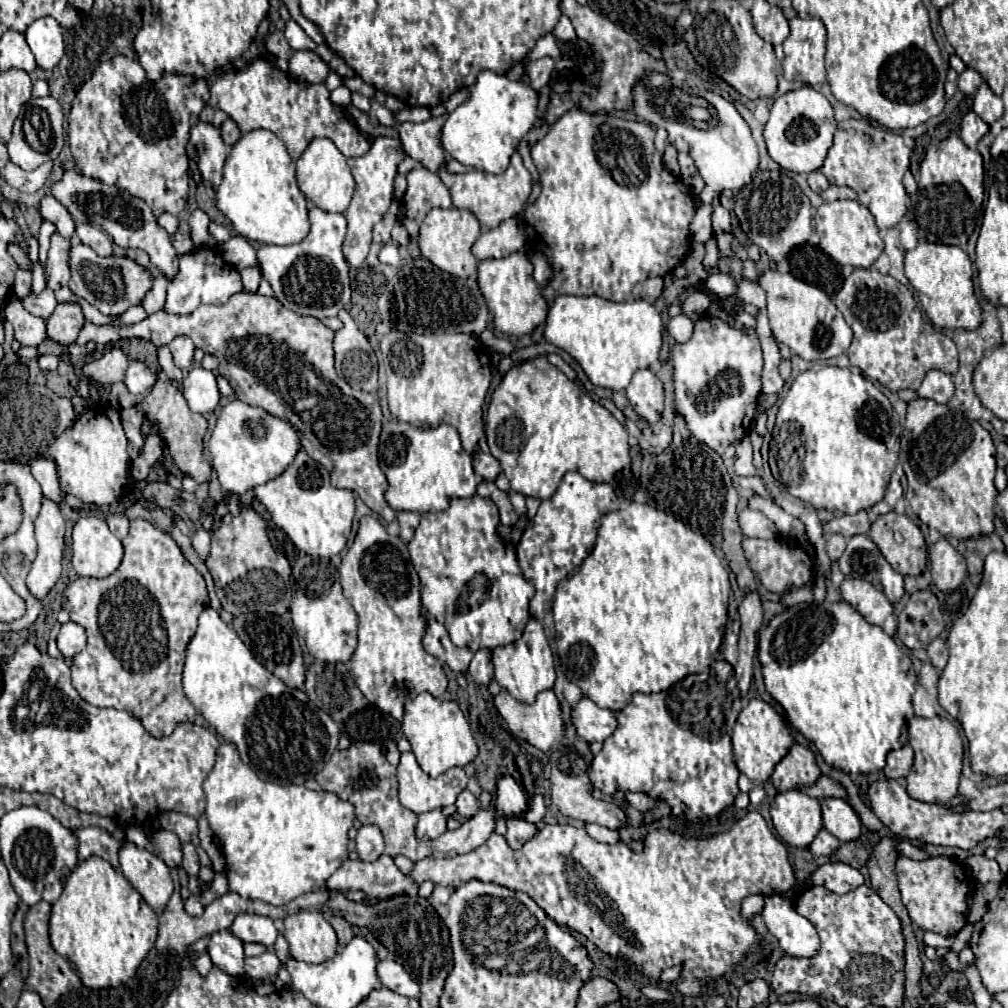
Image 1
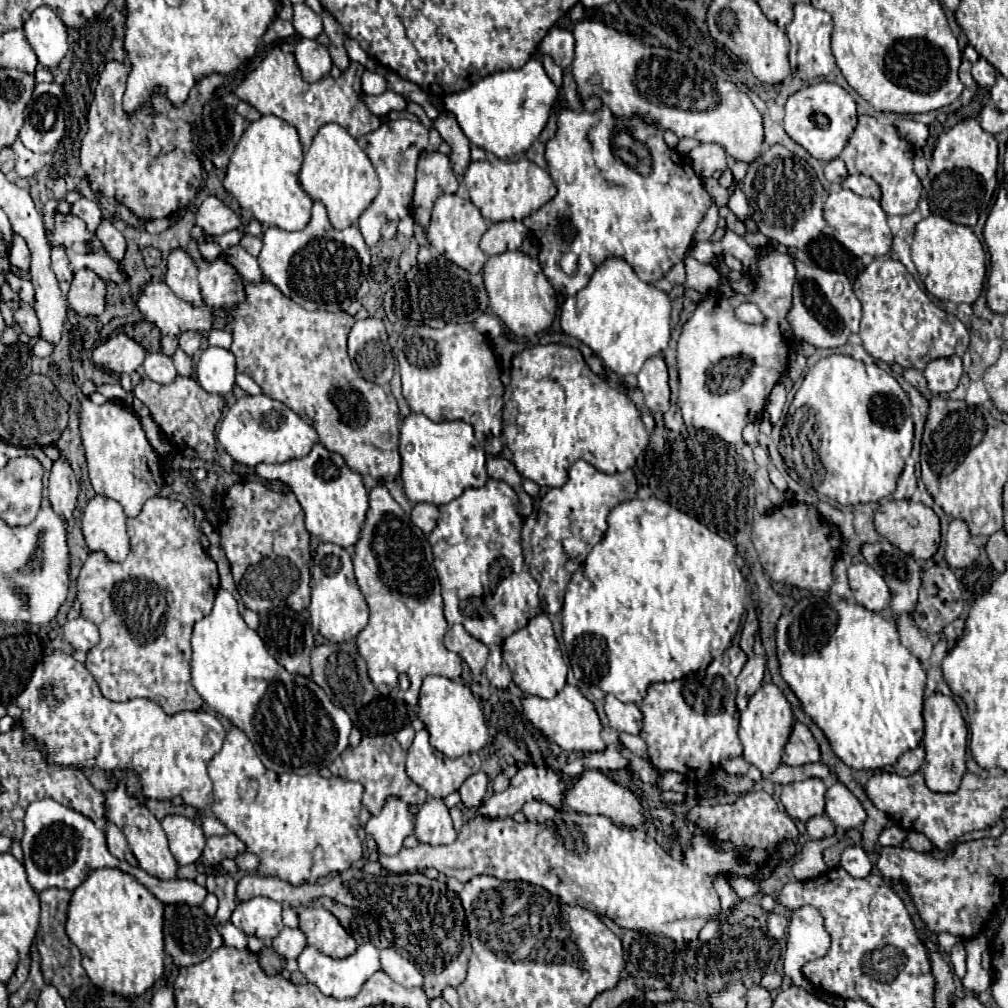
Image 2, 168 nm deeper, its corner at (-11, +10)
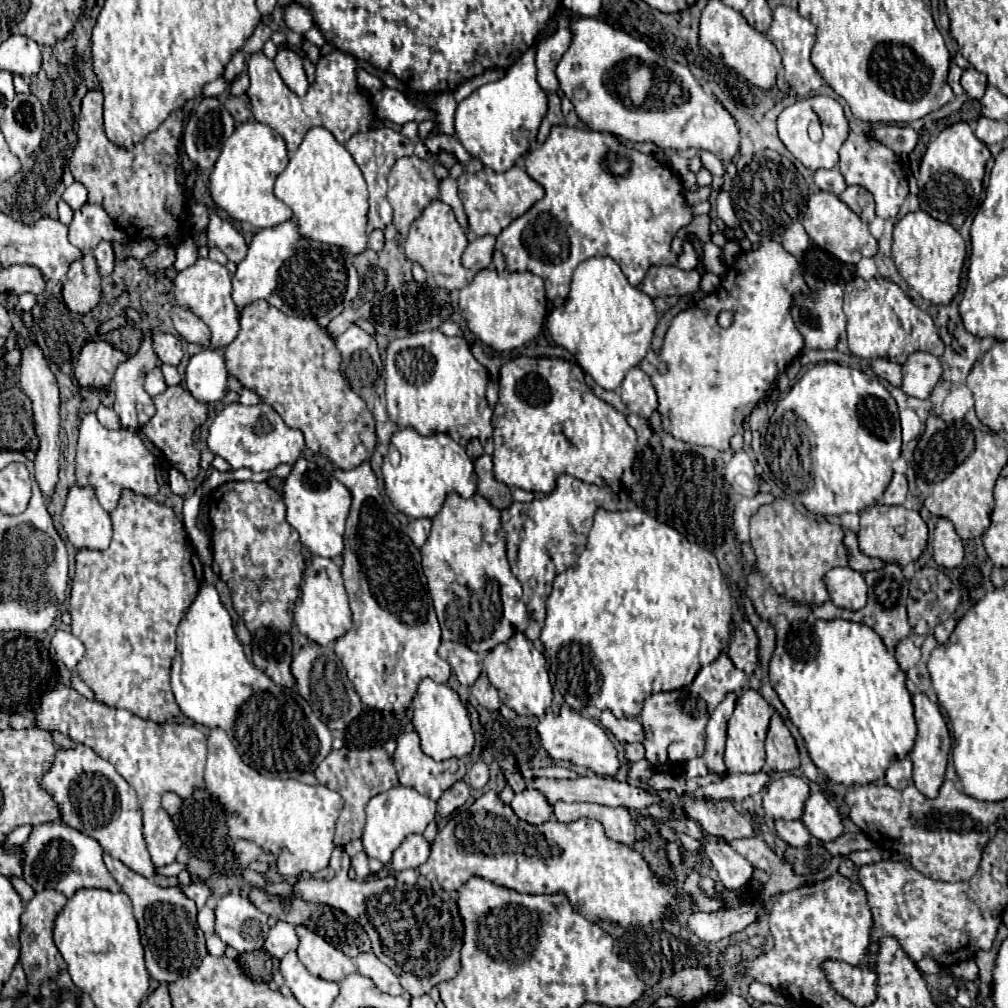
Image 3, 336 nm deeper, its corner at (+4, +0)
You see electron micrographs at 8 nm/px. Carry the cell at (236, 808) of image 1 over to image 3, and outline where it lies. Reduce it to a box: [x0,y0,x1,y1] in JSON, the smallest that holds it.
[204,728,342,876]

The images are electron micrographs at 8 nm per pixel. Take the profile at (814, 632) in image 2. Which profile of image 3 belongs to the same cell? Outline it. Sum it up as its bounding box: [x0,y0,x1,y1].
[770,620,916,786]

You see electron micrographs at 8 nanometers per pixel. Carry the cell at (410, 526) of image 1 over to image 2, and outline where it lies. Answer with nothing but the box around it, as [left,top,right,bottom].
[411,504,439,534]

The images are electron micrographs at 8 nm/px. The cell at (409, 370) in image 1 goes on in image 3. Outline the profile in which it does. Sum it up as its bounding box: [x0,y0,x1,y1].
[386,330,492,446]

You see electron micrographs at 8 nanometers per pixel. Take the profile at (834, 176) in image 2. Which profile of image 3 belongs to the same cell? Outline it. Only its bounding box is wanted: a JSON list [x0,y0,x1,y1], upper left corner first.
[814,168,846,196]

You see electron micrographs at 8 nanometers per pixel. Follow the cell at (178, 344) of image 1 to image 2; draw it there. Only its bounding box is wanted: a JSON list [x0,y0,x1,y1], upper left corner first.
[179,332,201,356]

